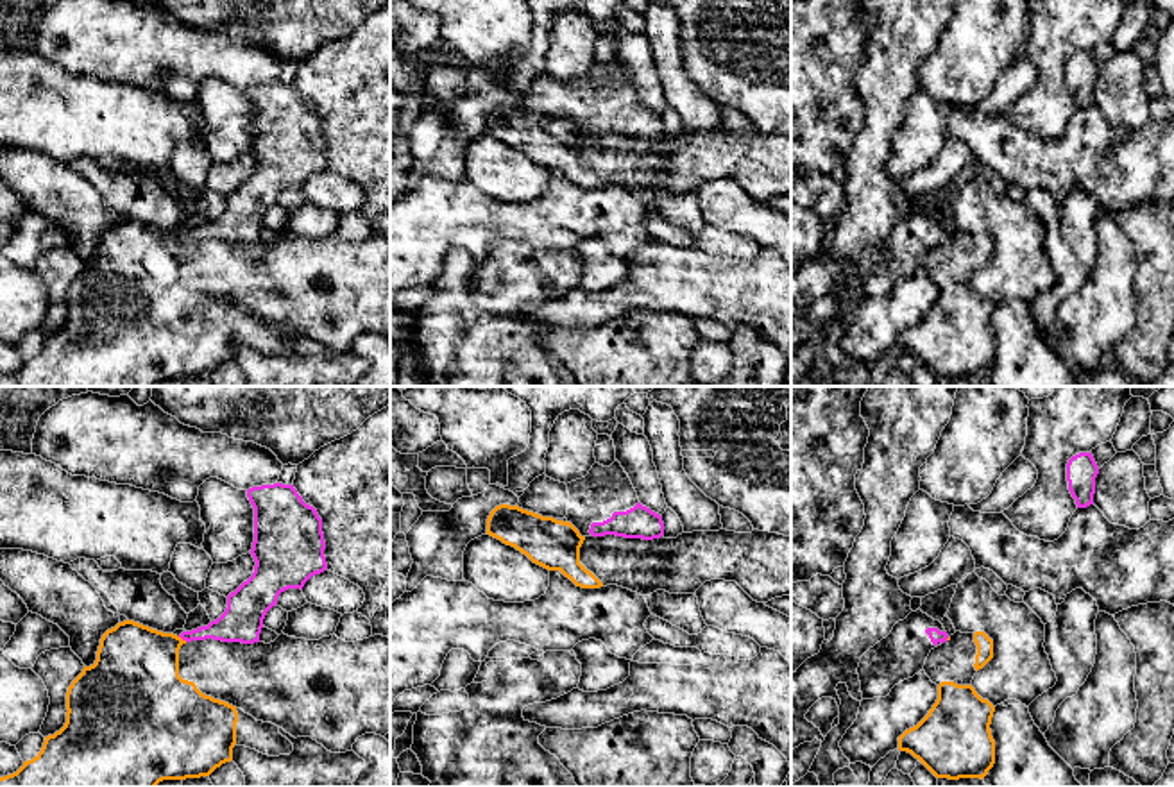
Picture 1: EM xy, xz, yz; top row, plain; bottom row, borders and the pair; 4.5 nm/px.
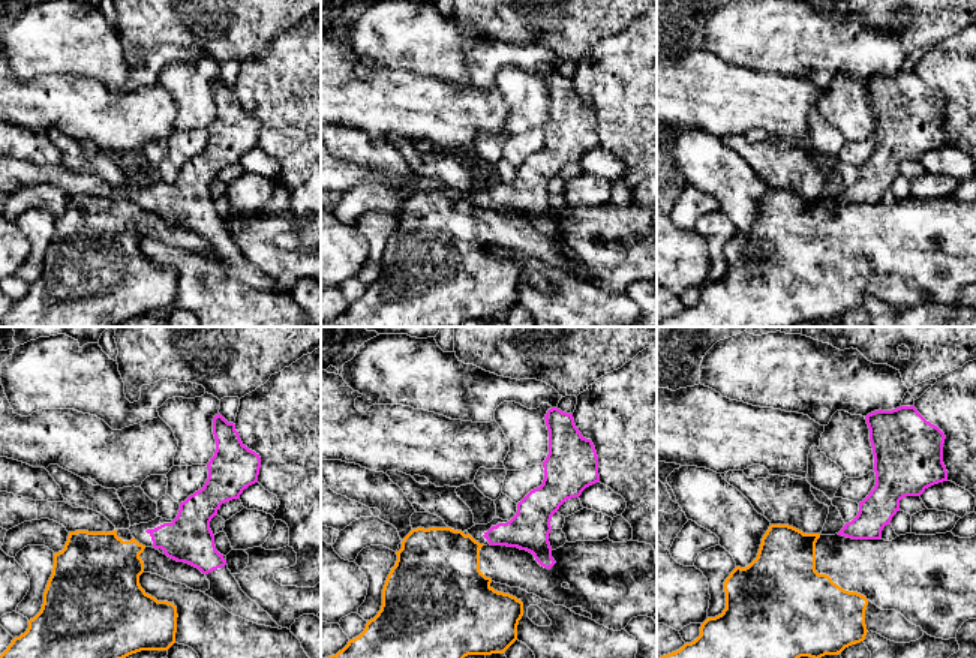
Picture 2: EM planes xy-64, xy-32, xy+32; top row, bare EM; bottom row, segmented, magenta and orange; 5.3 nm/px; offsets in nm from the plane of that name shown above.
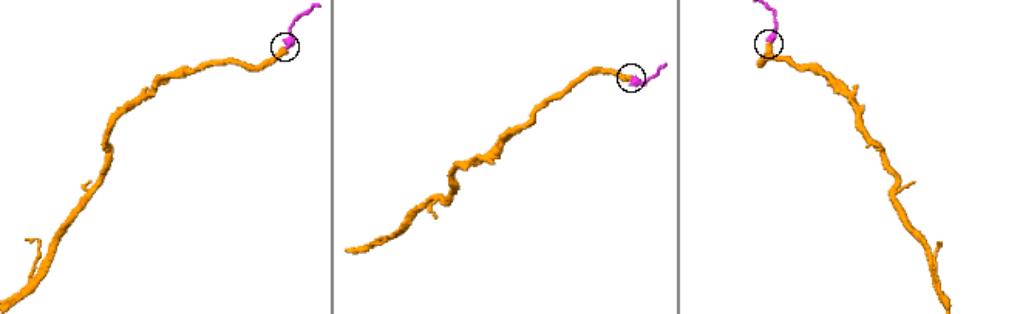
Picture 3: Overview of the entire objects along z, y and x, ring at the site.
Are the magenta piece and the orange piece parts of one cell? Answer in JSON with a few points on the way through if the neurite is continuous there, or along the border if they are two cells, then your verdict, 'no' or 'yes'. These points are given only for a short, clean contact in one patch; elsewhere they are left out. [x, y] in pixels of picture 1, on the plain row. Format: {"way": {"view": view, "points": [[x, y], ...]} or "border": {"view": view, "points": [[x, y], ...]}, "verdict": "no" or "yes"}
{"border": {"view": "xy", "points": [[179, 235], [187, 240]]}, "verdict": "no"}

